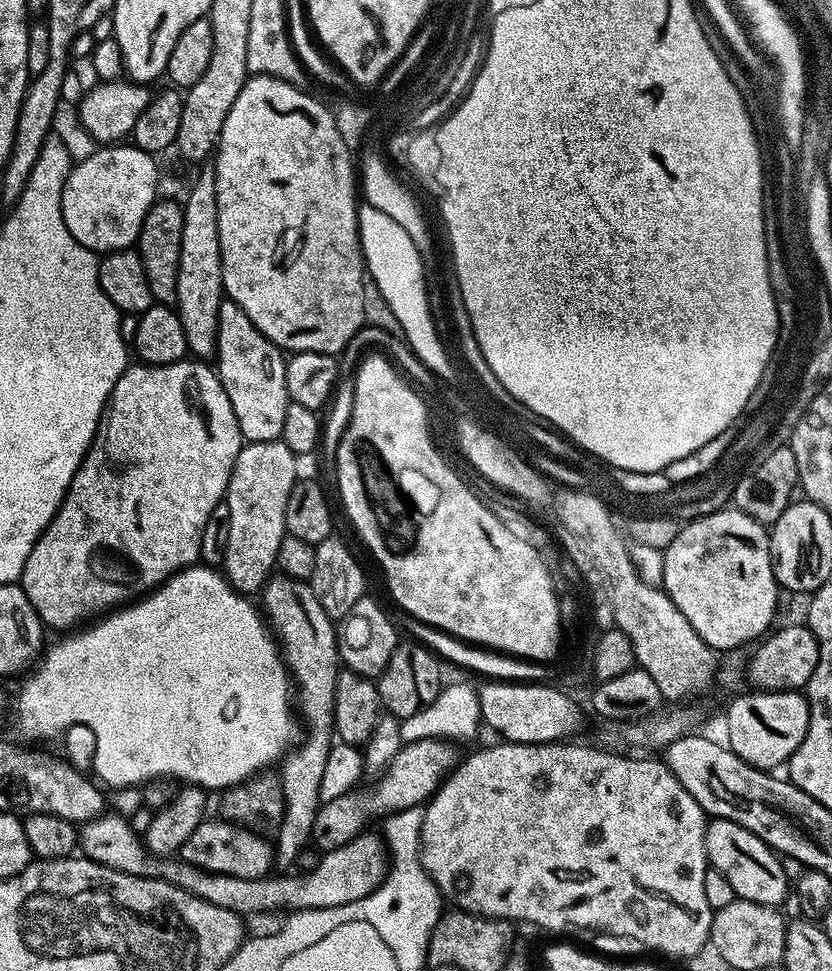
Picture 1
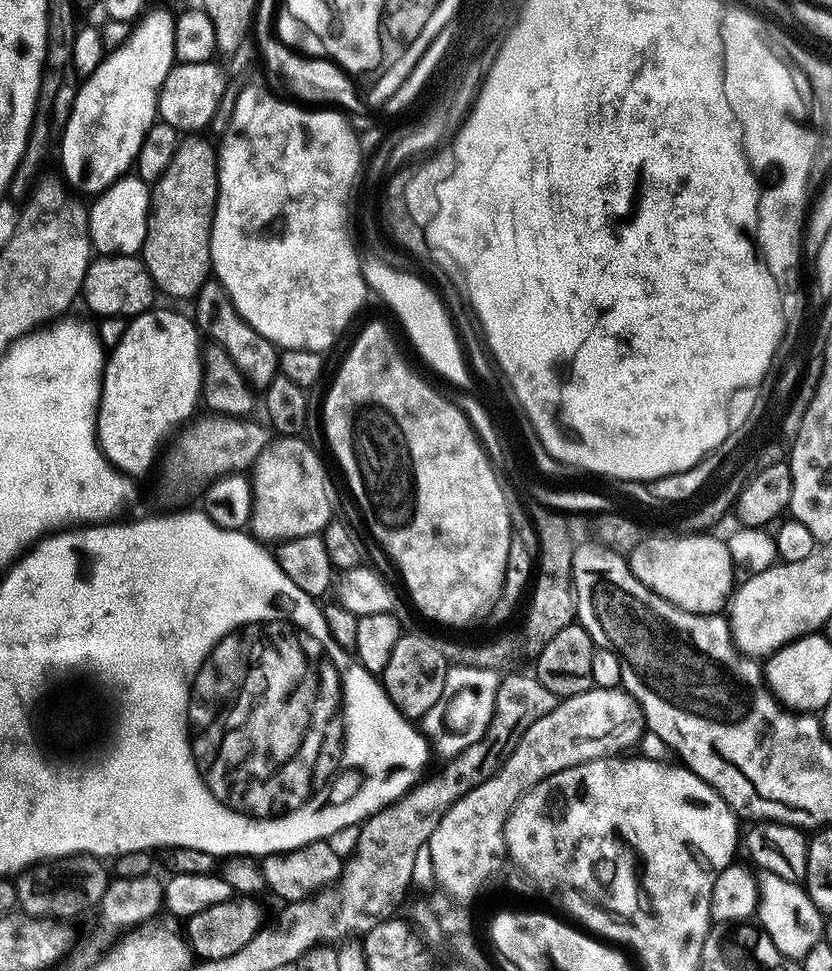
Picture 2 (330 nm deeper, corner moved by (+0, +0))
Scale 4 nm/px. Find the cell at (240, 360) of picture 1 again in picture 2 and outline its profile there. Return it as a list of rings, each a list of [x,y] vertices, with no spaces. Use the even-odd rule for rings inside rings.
[[[209,278],[205,284],[196,292],[194,297],[196,303],[196,316],[194,323],[201,333],[209,332],[211,339],[230,354],[234,366],[248,379],[248,383],[256,390],[267,390],[270,382],[278,374],[280,366],[280,357],[275,344],[271,344],[238,310],[232,305],[232,300],[224,292],[219,280]]]

